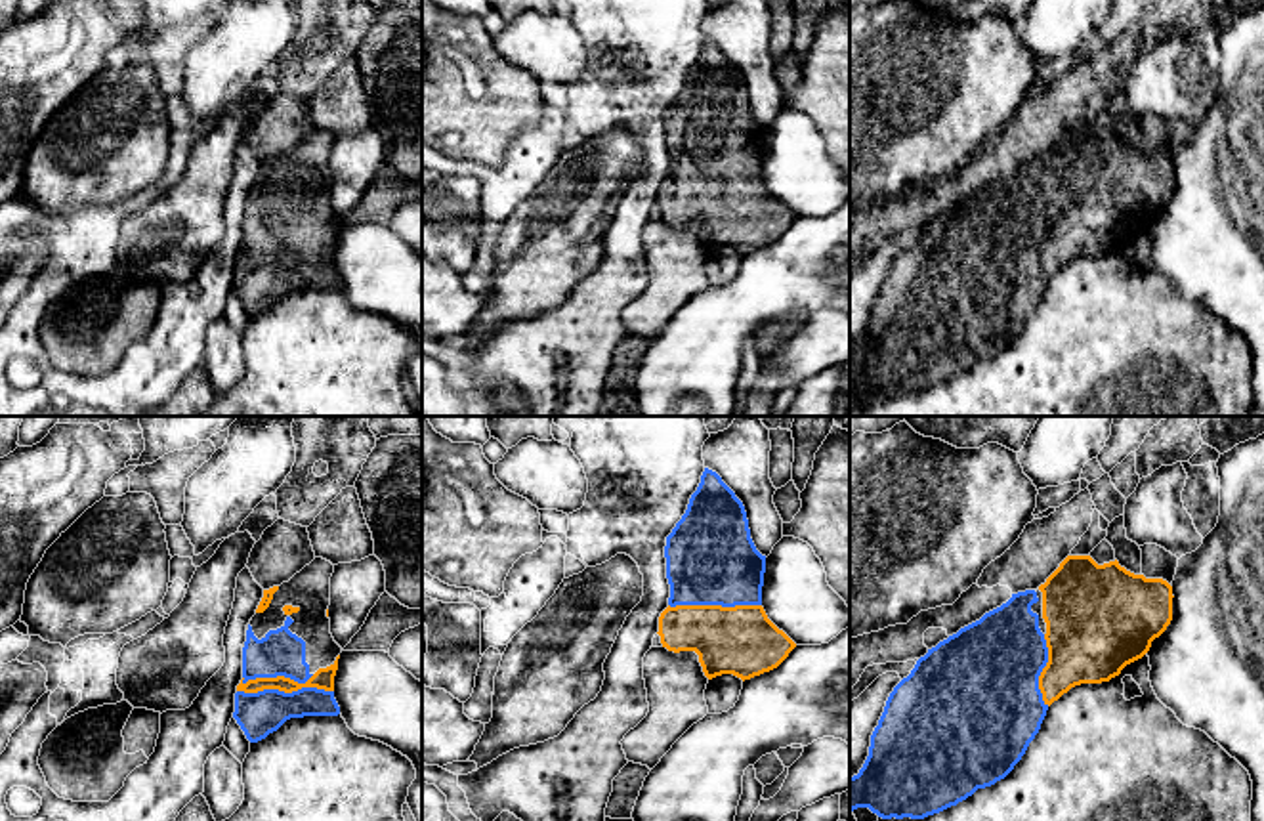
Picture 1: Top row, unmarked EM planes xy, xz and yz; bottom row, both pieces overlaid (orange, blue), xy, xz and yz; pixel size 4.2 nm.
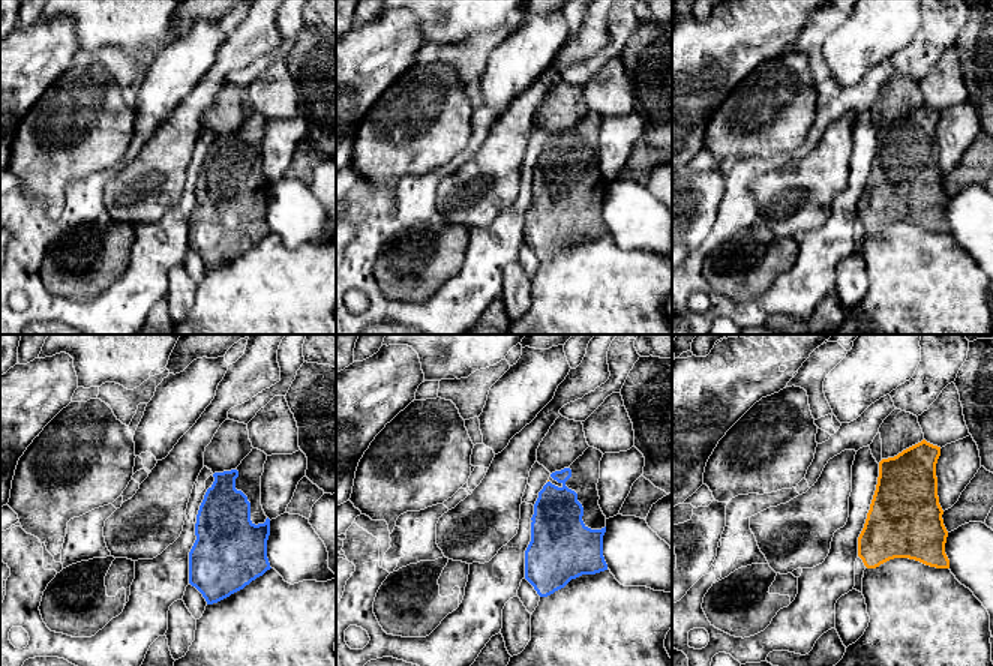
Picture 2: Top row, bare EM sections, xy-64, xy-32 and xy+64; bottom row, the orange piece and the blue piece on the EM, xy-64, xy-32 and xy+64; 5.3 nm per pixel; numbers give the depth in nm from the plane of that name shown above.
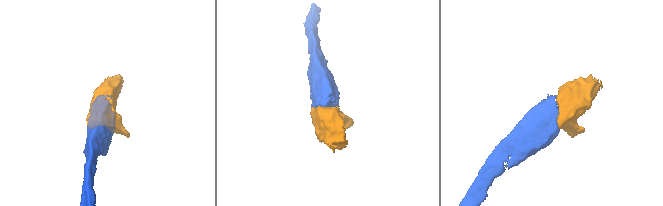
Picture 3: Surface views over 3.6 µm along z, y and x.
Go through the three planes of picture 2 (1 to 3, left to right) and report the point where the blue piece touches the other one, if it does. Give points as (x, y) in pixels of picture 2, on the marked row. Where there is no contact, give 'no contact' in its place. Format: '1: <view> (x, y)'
1: no contact
2: no contact
3: no contact

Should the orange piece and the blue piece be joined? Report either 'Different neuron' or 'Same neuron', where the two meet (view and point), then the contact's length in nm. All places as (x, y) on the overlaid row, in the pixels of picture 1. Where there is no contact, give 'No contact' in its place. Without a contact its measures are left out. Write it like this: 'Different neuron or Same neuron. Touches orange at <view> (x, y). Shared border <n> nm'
Same neuron. Touches orange at xy (285, 692). Shared border 400 nm

